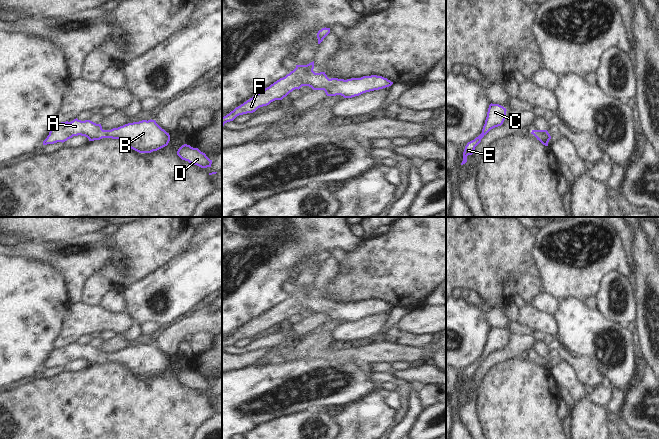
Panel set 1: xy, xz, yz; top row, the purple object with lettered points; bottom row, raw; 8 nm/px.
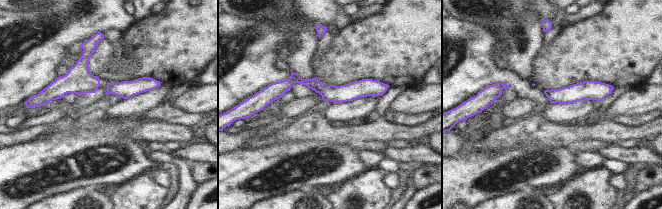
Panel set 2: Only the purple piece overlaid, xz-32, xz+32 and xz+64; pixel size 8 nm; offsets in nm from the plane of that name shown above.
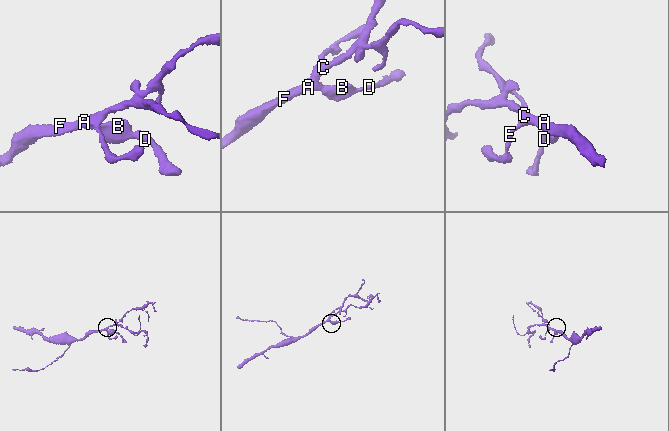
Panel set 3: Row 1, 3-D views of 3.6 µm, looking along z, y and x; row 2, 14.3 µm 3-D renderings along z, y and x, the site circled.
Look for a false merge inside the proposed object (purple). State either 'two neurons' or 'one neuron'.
one neuron

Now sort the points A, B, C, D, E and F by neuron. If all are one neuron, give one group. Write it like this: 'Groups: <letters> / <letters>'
Groups: A B C D E F.

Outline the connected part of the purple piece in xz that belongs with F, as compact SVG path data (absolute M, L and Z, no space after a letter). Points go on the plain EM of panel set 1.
M314 285L307 289L296 289L296 292L280 302L269 311L236 331L226 340L222 341L222 351L225 347L233 345L237 340L253 337L258 332L267 330L275 324L282 324L290 316L309 310L313 314L324 314L327 320L341 319L352 322L363 317L383 313L393 308L387 302L377 299L363 300L351 303L329 303L325 296L315 297Z

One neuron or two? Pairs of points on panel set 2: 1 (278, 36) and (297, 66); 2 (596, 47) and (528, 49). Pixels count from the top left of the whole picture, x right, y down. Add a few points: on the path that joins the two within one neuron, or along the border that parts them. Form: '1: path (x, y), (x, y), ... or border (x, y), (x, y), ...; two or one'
1: border (300, 30), (291, 39), (283, 59); two
2: border (544, 47), (536, 59), (534, 71); two

